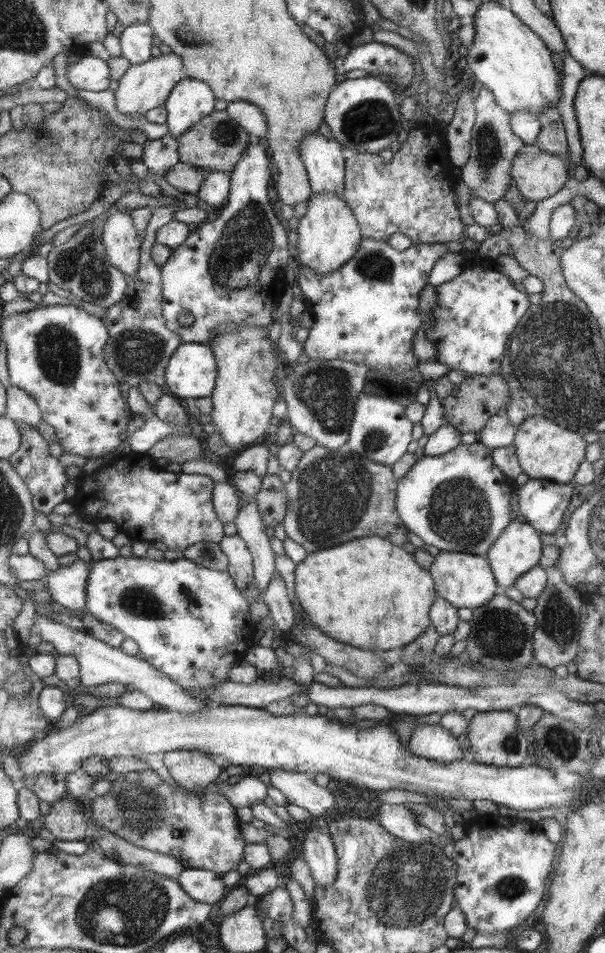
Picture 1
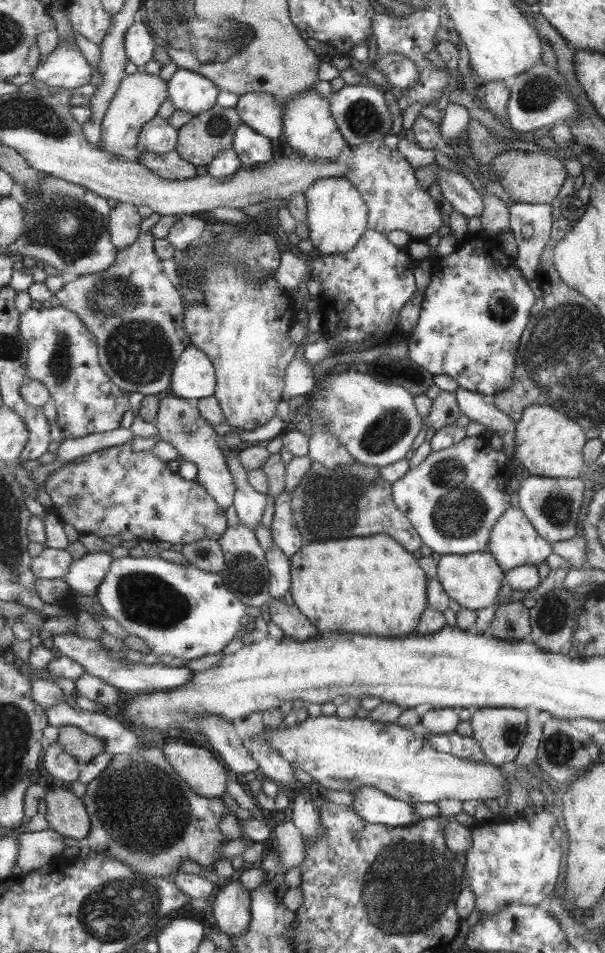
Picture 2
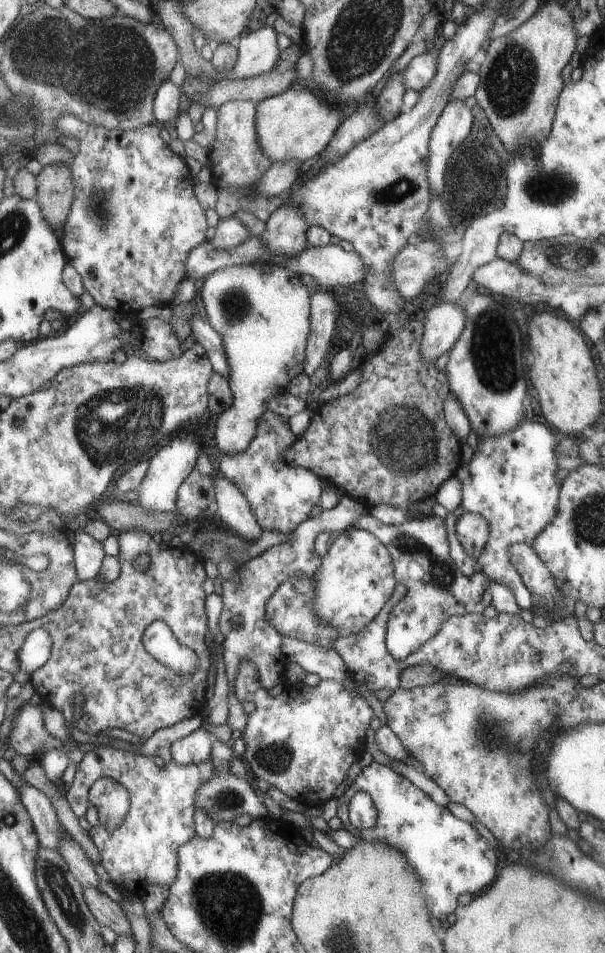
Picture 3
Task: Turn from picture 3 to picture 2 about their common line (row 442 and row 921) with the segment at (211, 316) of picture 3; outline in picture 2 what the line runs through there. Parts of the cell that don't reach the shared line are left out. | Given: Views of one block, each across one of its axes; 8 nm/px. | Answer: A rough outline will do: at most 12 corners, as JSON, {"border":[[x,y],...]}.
{"border":[[236,877],[212,899],[217,929],[243,934],[251,892]]}

